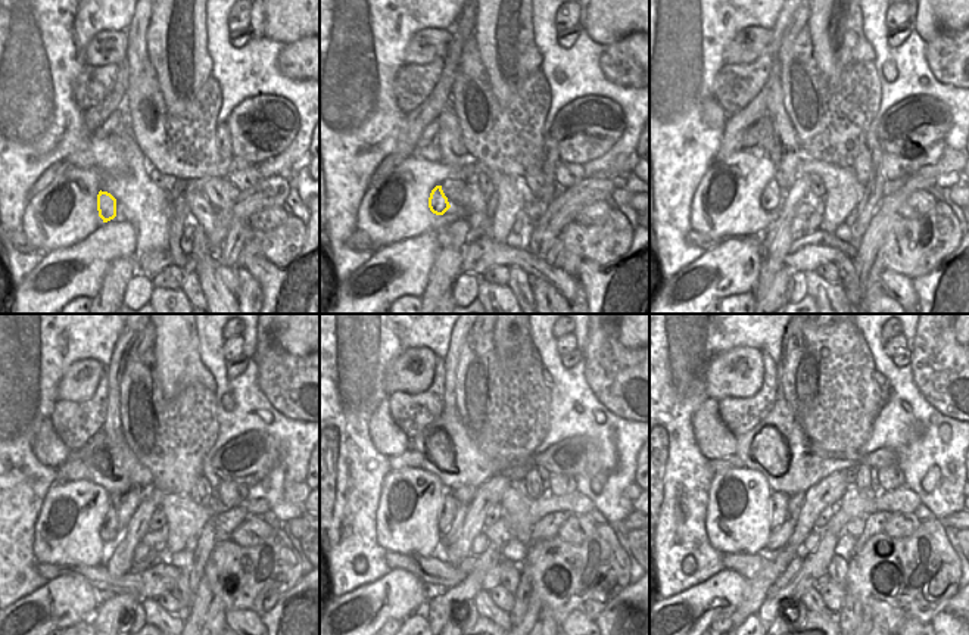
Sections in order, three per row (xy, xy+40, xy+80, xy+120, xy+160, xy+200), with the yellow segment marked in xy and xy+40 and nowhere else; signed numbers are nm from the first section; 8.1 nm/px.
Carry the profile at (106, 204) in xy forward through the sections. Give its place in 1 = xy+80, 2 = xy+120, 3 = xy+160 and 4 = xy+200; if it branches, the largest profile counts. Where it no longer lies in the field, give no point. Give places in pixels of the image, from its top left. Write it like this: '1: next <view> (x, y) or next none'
1: next xy+80 (770, 198)
2: next xy+120 (109, 528)
3: next xy+160 (448, 509)
4: next xy+200 (778, 504)

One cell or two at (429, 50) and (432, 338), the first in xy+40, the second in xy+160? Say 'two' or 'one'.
two

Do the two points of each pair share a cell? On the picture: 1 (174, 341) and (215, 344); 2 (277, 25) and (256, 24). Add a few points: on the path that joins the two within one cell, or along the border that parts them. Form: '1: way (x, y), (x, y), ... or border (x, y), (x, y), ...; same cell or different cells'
1: border (196, 329), (199, 360), (212, 374); different cells
2: border (264, 15), (265, 36); different cells

